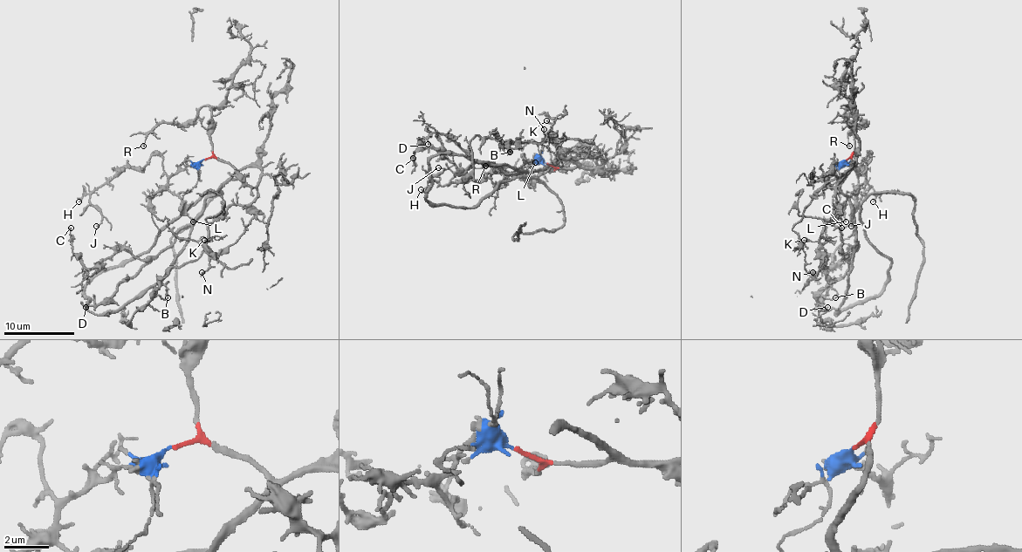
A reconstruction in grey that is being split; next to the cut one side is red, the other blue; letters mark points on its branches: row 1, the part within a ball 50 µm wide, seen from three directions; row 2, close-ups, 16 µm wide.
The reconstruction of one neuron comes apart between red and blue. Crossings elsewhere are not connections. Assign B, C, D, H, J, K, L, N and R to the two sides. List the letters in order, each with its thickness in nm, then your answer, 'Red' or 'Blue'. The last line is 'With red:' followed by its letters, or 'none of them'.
B: Thickness 170 nm. Red
C: Thickness 160 nm. Red
D: Thickness 110 nm. Red
H: Thickness 160 nm. Blue
J: Thickness 110 nm. Blue
K: Thickness 80 nm. Red
L: Thickness 110 nm. Blue
N: Thickness 130 nm. Red
R: Thickness 110 nm. Red
With red: B, C, D, K, N, R

